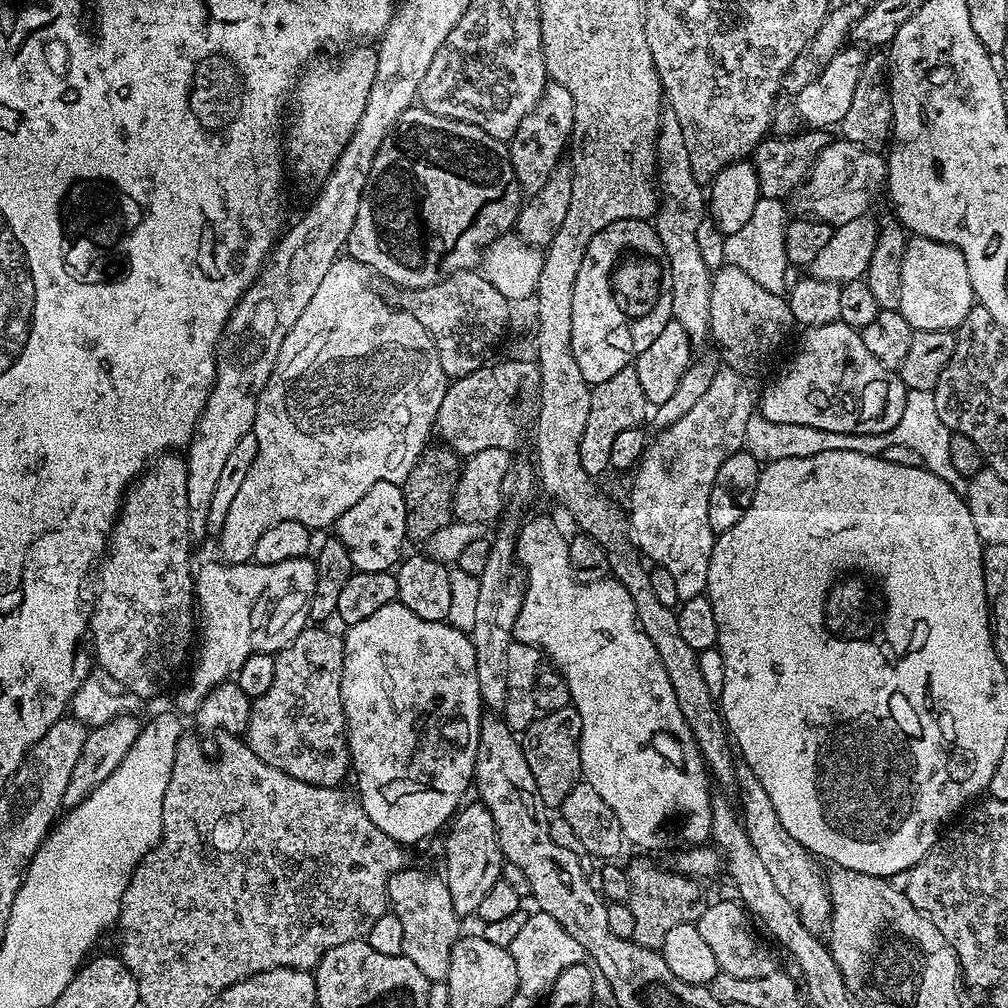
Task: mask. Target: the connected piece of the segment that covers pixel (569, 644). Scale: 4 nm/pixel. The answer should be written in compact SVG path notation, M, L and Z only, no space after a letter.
M536 516L521 532L518 532L518 556L521 556L532 569L528 572L528 589L523 589L523 611L518 613L517 621L514 622L512 635L523 644L529 644L539 648L545 657L552 659L551 667L560 673L562 678L568 683L571 698L571 707L578 710L582 718L582 734L580 735L580 771L583 783L589 784L592 789L602 797L602 802L614 810L614 818L618 818L618 826L622 826L622 834L629 845L637 844L640 848L656 848L660 844L660 831L664 828L664 823L671 816L688 816L688 824L696 832L704 834L712 831L712 797L713 789L708 789L710 776L705 765L699 759L693 758L688 764L688 769L679 768L676 762L669 757L663 756L660 749L656 747L654 741L657 732L670 732L677 738L688 736L688 727L682 718L682 710L678 710L678 698L674 698L674 686L670 686L670 677L666 675L665 668L662 667L662 658L658 658L658 650L654 650L654 642L646 638L642 626L638 622L638 614L634 610L634 602L630 594L626 594L626 586L622 586L615 578L609 578L602 582L593 584L579 584L572 576L572 563L568 553L567 535L560 533L560 528L548 516Z

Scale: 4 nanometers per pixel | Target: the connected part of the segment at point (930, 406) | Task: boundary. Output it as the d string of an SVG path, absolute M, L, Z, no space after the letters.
M908 391L907 405L903 407L902 418L899 419L898 425L890 431L882 434L848 434L841 432L824 431L816 429L816 444L820 444L820 453L826 450L850 450L858 454L867 456L883 455L890 446L909 447L922 458L924 467L928 472L941 478L946 482L955 493L962 497L967 497L969 490L969 479L960 474L954 465L951 464L950 457L950 438L953 433L938 415L938 408L934 406L933 394L928 391Z

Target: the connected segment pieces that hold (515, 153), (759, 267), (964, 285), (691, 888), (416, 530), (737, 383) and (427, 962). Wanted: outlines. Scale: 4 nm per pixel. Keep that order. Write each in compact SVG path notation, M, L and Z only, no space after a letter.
M551 82L544 87L542 98L528 114L522 118L518 130L507 141L508 157L514 166L514 174L518 178L521 189L525 193L535 194L546 186L546 178L554 172L562 162L563 154L569 147L574 126L574 98L566 91L566 86L558 86Z
M761 197L746 225L734 234L725 236L723 244L725 263L736 266L775 296L783 295L787 291L786 274L790 271L785 252L788 214L784 206L785 203L781 200Z
M912 236L908 240L906 250L902 254L902 286L900 287L900 306L898 311L912 329L918 332L926 330L953 331L970 314L974 307L974 297L970 286L970 270L966 270L966 262L962 254L954 246L934 242L925 236Z
M636 860L626 868L630 878L630 894L627 904L634 914L634 934L632 939L643 948L663 949L666 934L676 926L695 924L704 913L706 899L697 881L683 876L681 872L659 868L648 860Z
M429 446L414 462L410 474L402 485L406 498L406 530L407 539L426 542L430 534L442 530L454 518L452 514L452 499L454 490L458 486L458 478L462 467L462 460L457 453L447 446Z
M717 367L714 382L710 382L706 394L702 394L702 398L698 398L698 402L694 402L694 406L690 406L682 418L678 418L678 422L655 433L656 440L654 436L645 448L644 457L634 472L636 477L632 480L632 493L626 503L630 513L630 535L637 549L655 567L667 570L674 577L674 586L678 589L681 602L703 596L708 590L710 558L716 541L712 527L708 524L710 486L714 486L714 477L718 475L722 462L726 462L730 454L743 449L746 424L754 415L754 392L752 396L744 380L747 379L732 368Z
M405 866L388 879L388 903L391 912L402 922L404 955L426 974L429 982L447 981L450 970L450 950L462 935L461 917L456 915L450 890L439 875L431 876L420 868Z

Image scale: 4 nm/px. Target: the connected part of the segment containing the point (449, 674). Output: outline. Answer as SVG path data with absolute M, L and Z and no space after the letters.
M399 602L382 606L382 610L370 614L370 618L365 618L363 622L347 625L345 632L348 633L343 633L342 636L344 657L342 658L340 693L348 723L348 759L354 776L356 772L357 789L355 788L355 791L358 793L360 805L366 810L366 814L370 814L370 822L374 822L374 826L378 826L378 830L382 830L382 834L394 838L401 846L416 844L419 840L434 835L440 827L443 829L455 817L465 799L463 796L470 792L470 785L474 780L482 715L482 701L478 690L478 670L474 662L474 646L471 644L471 638L467 631L456 629L443 620L426 622L426 618L418 618L418 614L414 614L414 610L406 610L406 606L402 606Z

